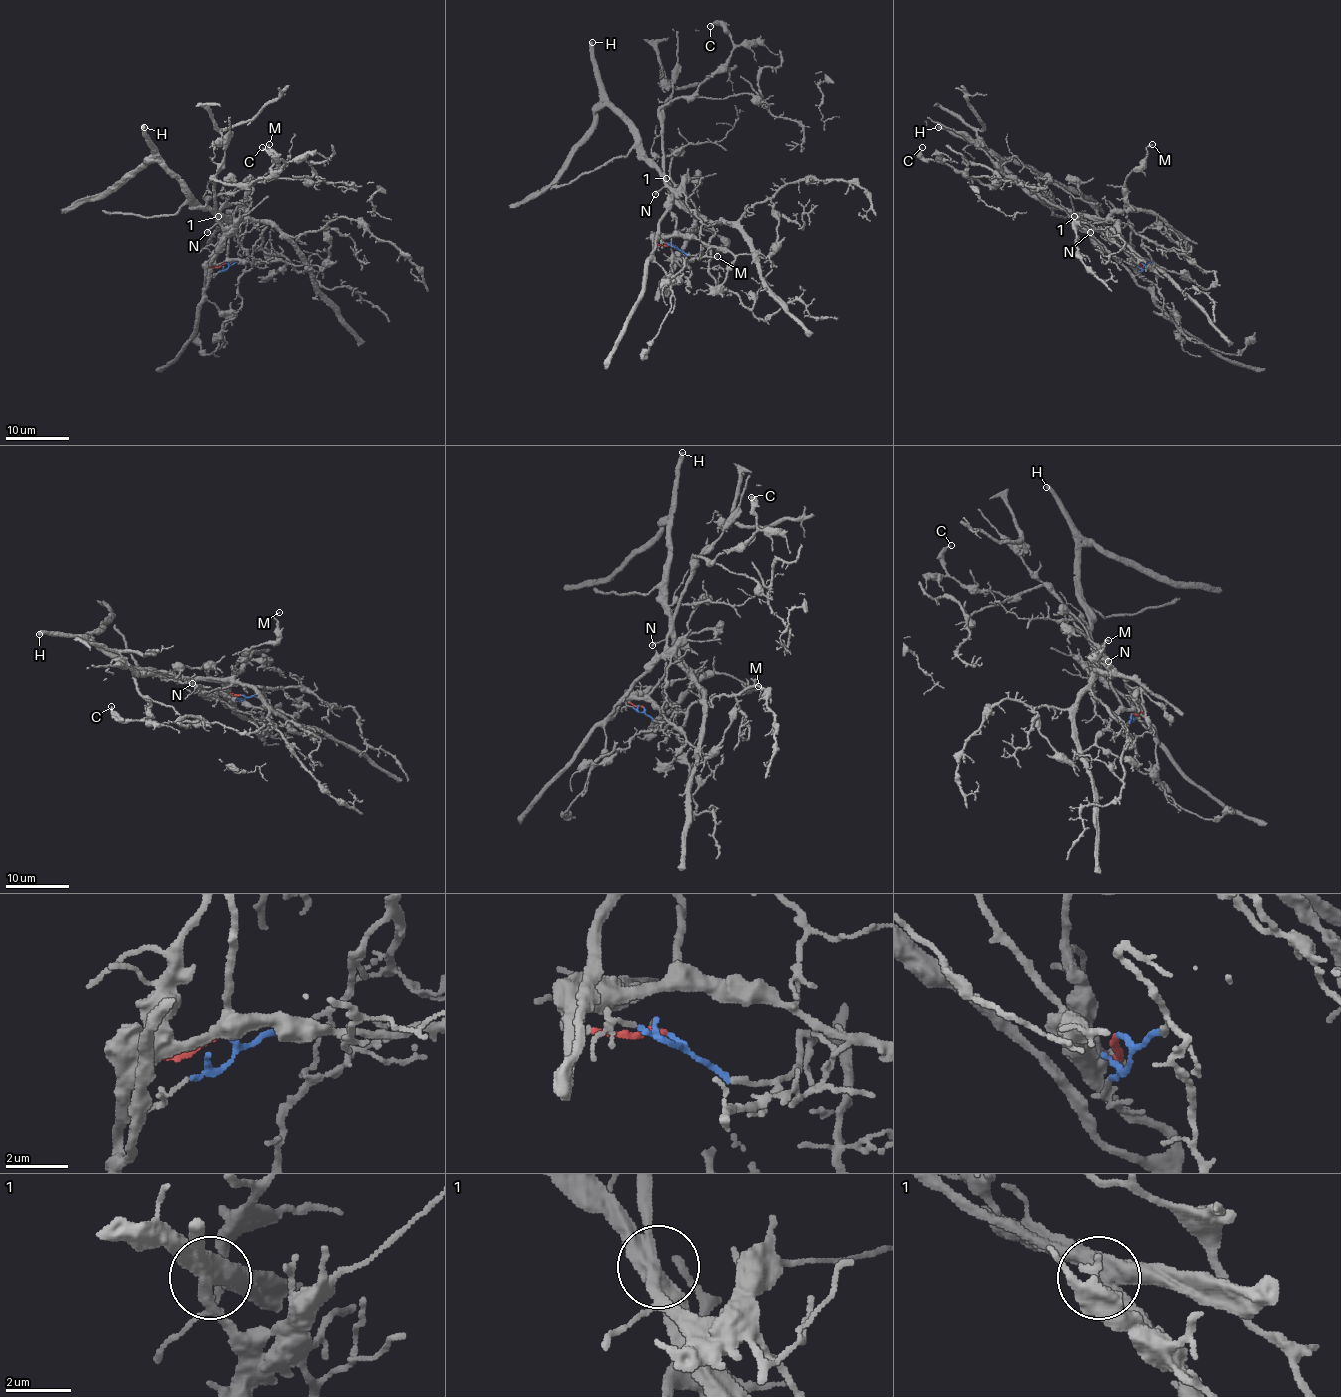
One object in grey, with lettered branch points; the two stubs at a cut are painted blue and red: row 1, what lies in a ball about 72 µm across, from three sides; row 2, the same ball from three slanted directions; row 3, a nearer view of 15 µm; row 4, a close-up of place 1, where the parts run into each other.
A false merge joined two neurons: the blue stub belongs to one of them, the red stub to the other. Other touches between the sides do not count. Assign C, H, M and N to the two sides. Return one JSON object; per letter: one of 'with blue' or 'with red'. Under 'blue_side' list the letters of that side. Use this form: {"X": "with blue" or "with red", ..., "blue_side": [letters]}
{"C": "with red", "H": "with blue", "M": "with red", "N": "with red", "blue_side": ["H"]}

